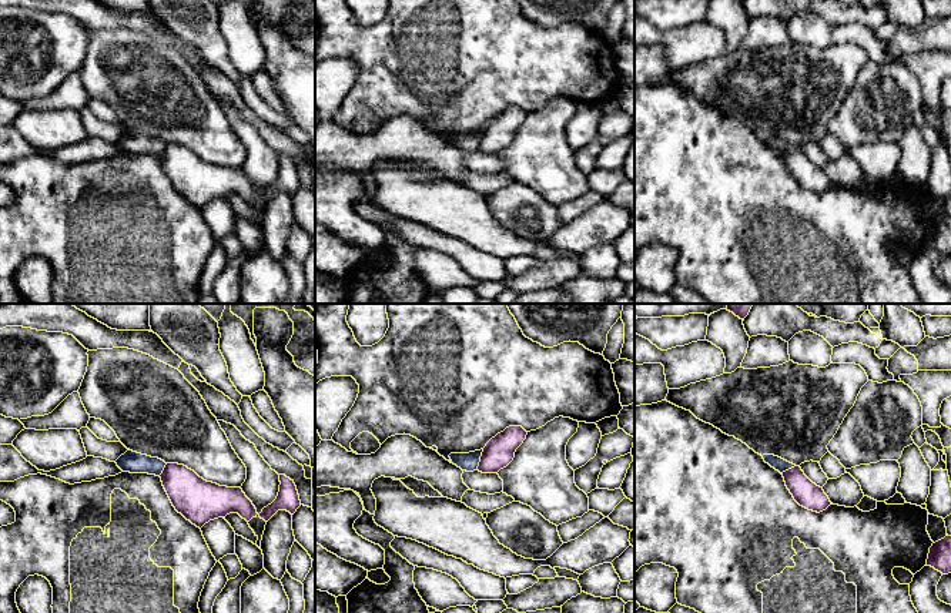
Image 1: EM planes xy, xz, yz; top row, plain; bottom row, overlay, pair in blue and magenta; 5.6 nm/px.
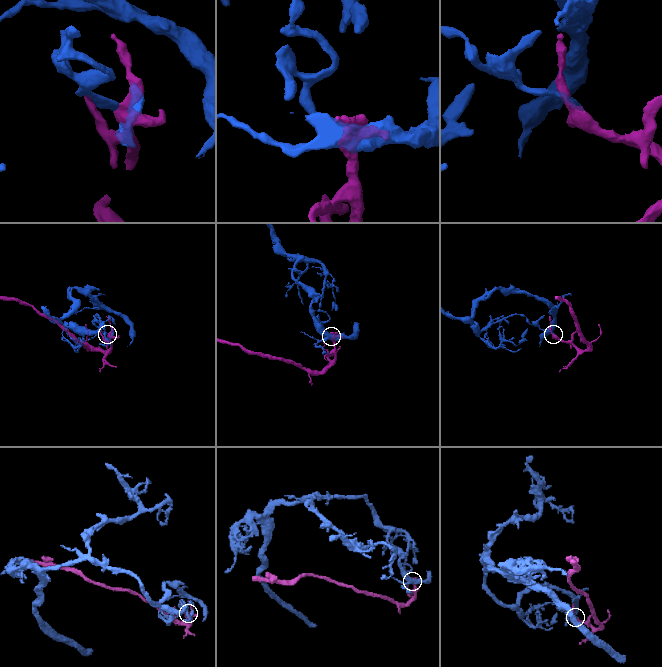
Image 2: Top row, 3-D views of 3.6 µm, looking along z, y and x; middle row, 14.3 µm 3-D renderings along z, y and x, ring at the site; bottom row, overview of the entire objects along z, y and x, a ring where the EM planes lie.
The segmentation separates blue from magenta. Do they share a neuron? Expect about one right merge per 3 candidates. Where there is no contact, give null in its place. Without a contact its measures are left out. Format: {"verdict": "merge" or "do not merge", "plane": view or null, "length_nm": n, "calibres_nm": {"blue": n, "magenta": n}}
{"verdict": "do not merge", "plane": "xz", "length_nm": 120, "calibres_nm": {"blue": 110, "magenta": 170}}

